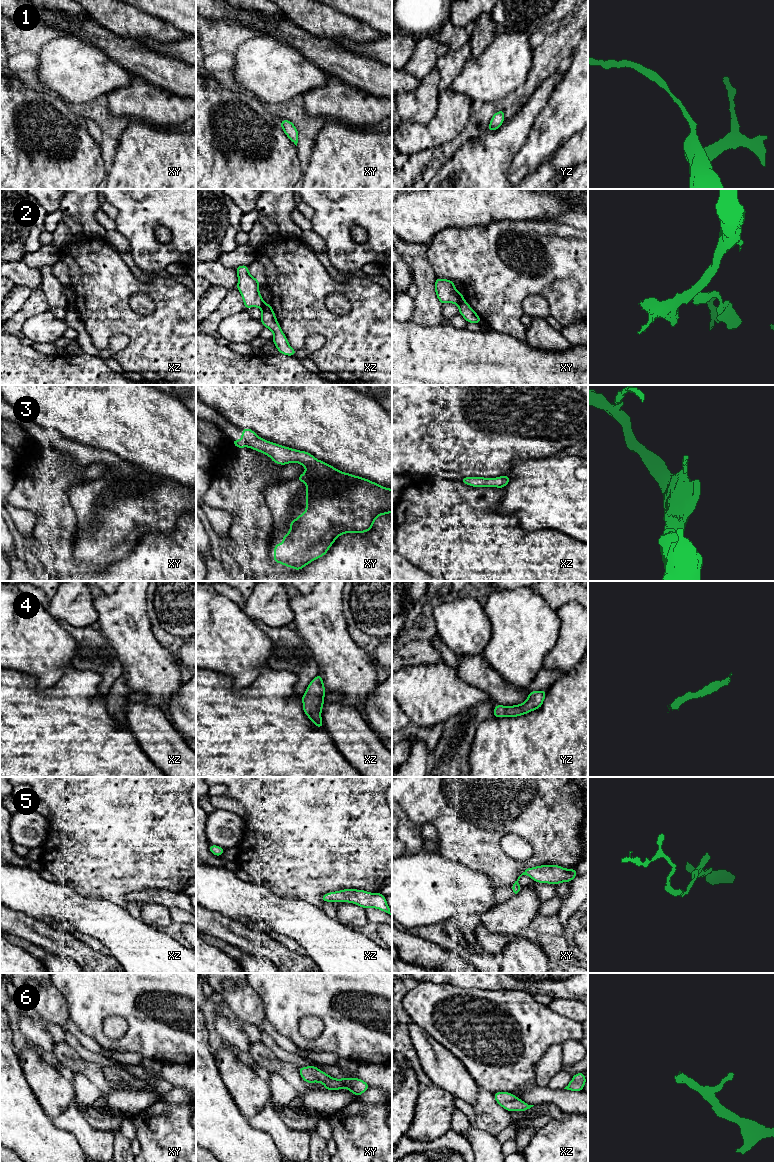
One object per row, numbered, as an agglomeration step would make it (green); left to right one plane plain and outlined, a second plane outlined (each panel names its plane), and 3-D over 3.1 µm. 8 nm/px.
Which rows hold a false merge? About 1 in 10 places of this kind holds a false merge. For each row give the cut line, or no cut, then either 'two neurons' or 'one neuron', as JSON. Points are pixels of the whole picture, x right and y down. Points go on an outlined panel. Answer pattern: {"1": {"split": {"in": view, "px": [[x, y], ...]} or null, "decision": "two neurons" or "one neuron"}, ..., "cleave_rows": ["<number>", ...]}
{"1": {"split": null, "decision": "one neuron"}, "2": {"split": {"in": "xy", "px": [[462, 296], [457, 304]]}, "decision": "two neurons"}, "3": {"split": null, "decision": "one neuron"}, "4": {"split": null, "decision": "one neuron"}, "5": {"split": null, "decision": "one neuron"}, "6": {"split": null, "decision": "one neuron"}, "cleave_rows": ["2"]}

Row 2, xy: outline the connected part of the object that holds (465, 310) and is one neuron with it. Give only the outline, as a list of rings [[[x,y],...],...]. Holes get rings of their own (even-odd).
[[[462,297],[460,303],[458,304],[459,314],[464,317],[464,319],[469,323],[481,323],[480,317],[477,313],[469,306],[466,300]]]

